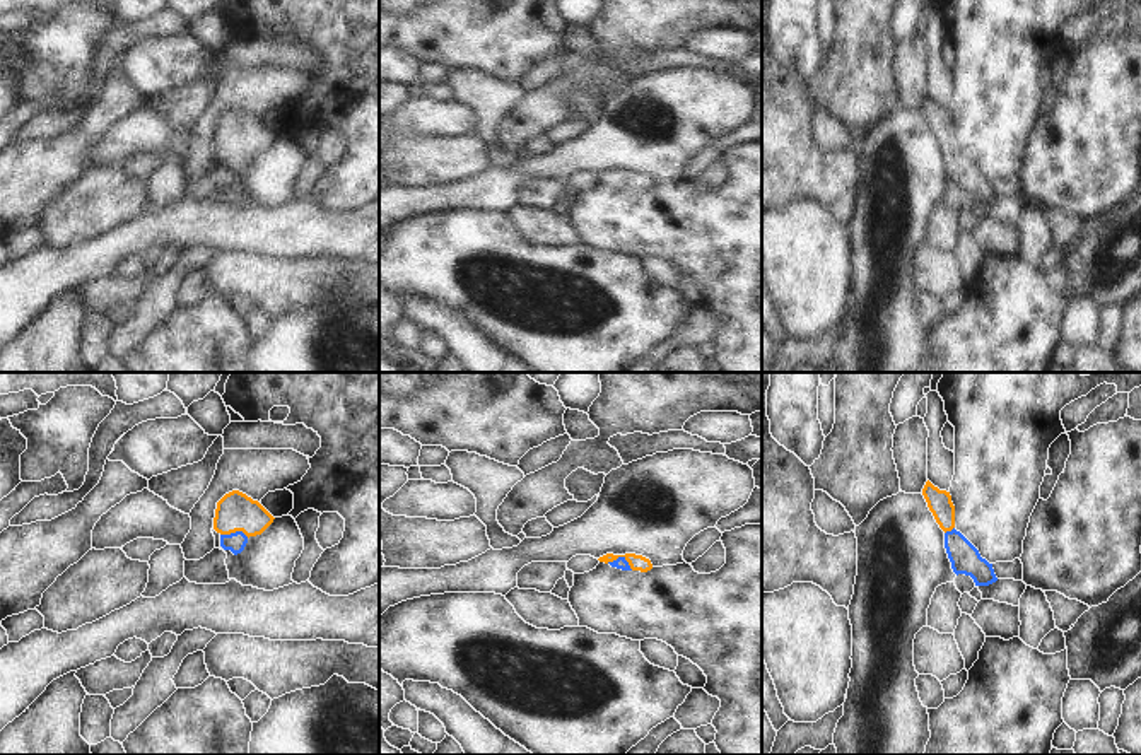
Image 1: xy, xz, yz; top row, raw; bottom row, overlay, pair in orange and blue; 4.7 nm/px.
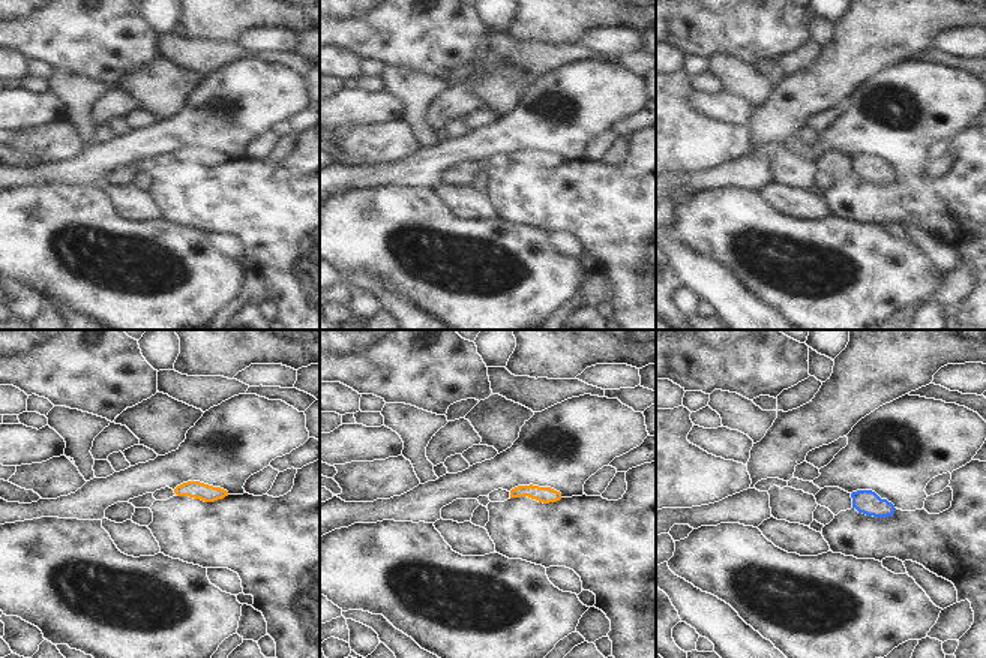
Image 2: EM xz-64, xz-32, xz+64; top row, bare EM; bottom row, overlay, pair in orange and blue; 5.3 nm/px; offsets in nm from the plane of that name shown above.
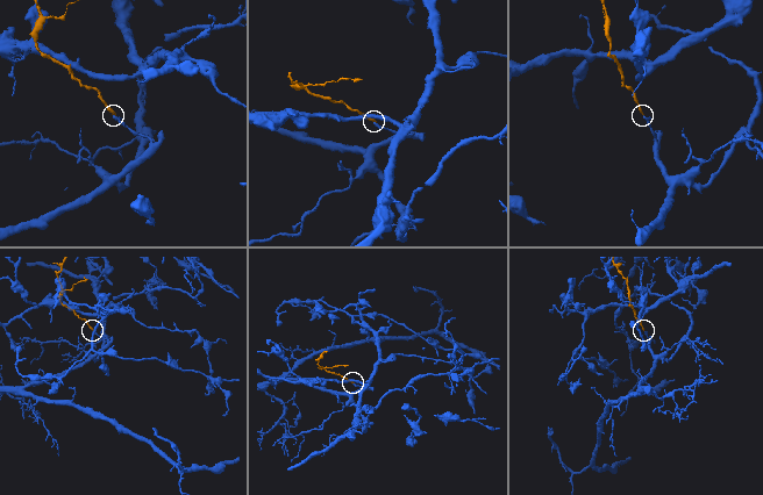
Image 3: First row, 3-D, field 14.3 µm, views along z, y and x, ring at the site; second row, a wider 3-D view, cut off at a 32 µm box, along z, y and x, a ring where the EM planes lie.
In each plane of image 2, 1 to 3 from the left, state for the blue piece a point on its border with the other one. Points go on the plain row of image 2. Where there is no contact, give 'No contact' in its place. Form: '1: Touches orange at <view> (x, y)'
1: No contact
2: No contact
3: No contact

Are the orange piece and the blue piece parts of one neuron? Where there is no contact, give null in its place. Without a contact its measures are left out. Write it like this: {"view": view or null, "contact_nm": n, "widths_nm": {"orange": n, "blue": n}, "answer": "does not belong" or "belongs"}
{"view": "xz", "contact_nm": 130, "widths_nm": {"orange": 80, "blue": 60}, "answer": "belongs"}

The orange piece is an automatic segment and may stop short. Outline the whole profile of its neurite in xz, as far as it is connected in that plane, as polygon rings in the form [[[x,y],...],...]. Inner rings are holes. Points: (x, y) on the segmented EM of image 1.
[[[606,553],[598,559],[600,562],[610,564],[611,567],[622,569],[622,571],[641,571],[647,572],[652,569],[652,564],[649,559],[635,553],[625,553],[625,555],[613,555]]]

